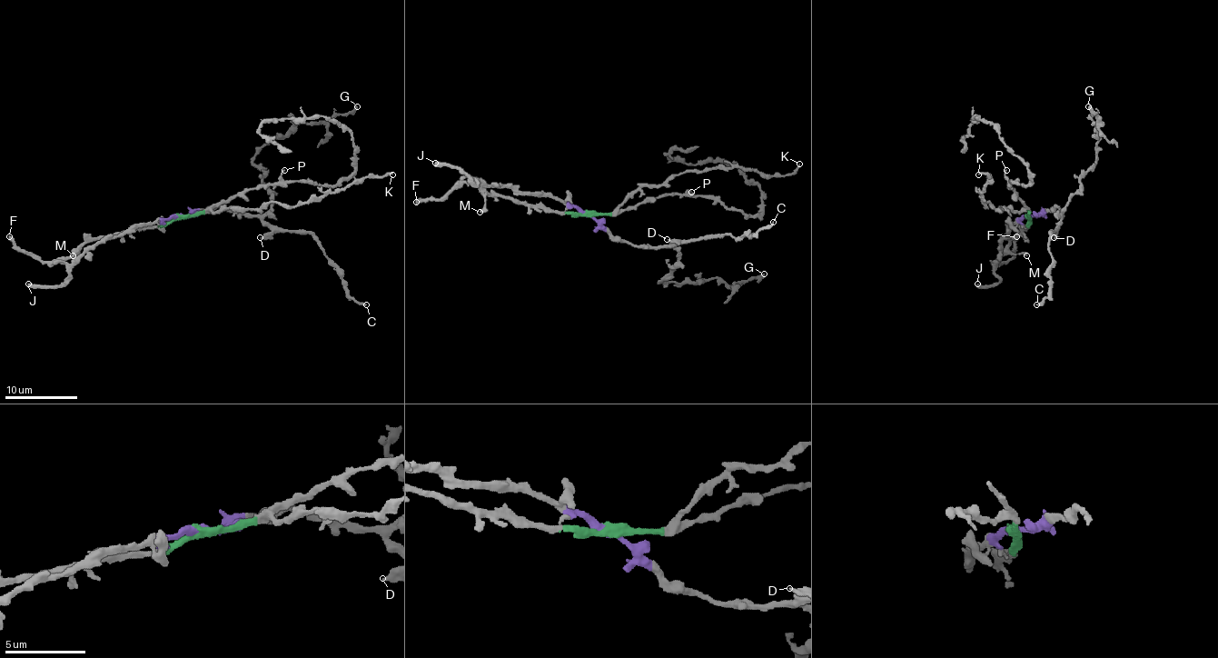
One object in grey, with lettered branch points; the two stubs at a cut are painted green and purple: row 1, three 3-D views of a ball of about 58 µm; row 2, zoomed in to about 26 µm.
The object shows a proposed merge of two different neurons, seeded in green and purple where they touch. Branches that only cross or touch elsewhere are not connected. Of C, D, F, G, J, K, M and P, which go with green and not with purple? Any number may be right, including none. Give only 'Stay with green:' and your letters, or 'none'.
Stay with green: F, K, M, P

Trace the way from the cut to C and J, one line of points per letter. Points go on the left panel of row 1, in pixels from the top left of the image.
C: (180, 216), (223, 207), (258, 214), (265, 222), (289, 231), (309, 233), (337, 271), (346, 292), (366, 304)
J: (180, 216), (133, 225), (117, 236), (106, 236), (72, 267), (63, 283), (28, 283)

